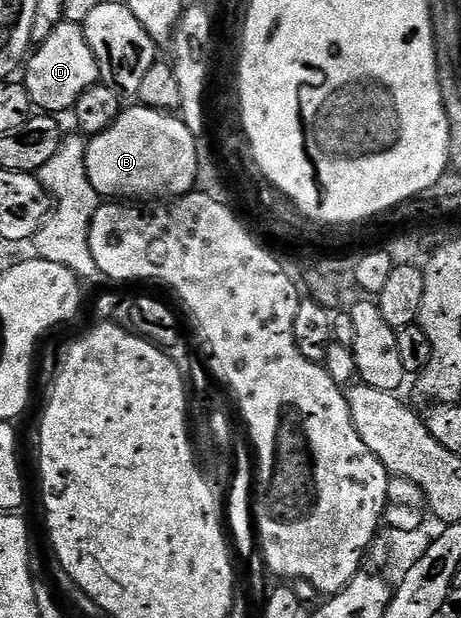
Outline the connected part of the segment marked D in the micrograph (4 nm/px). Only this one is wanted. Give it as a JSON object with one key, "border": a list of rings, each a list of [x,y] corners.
{"border":[[[67,20],[60,22],[56,31],[25,58],[25,69],[24,84],[31,106],[46,115],[69,114],[80,95],[84,95],[88,87],[99,84],[96,55],[92,55],[92,47],[88,47],[82,26]]]}

